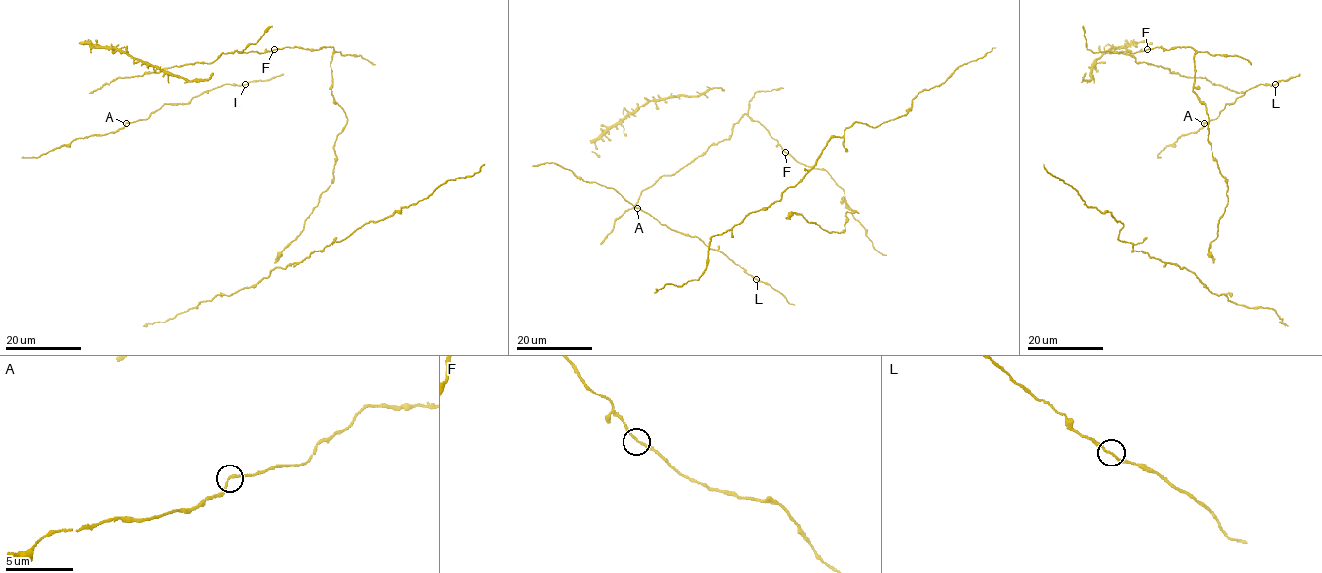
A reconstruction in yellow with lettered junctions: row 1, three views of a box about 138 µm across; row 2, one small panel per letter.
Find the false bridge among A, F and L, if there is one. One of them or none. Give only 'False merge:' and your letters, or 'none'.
False merge: none

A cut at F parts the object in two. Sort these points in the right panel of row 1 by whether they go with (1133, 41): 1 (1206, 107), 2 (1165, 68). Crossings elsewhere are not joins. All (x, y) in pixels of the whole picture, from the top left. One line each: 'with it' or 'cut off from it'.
1: cut off from it
2: with it

